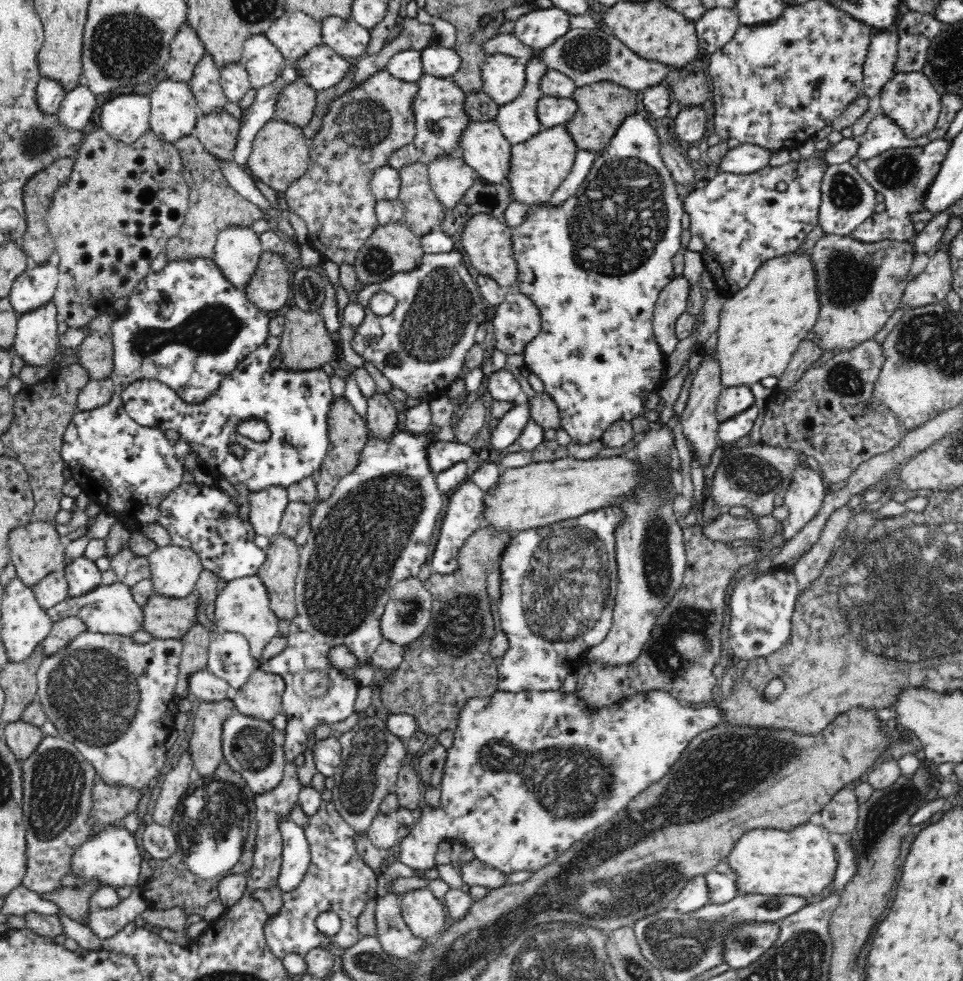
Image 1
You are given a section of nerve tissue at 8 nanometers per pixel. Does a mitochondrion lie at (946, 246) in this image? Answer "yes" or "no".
no

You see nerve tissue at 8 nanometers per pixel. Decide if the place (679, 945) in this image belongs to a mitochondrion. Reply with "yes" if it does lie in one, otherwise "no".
yes

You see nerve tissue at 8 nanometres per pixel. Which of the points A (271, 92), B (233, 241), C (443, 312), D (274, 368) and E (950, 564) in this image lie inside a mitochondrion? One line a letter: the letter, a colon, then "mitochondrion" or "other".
A: other
B: other
C: mitochondrion
D: other
E: mitochondrion

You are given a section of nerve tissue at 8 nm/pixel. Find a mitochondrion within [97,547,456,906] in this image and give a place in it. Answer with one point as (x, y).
(218, 807)

